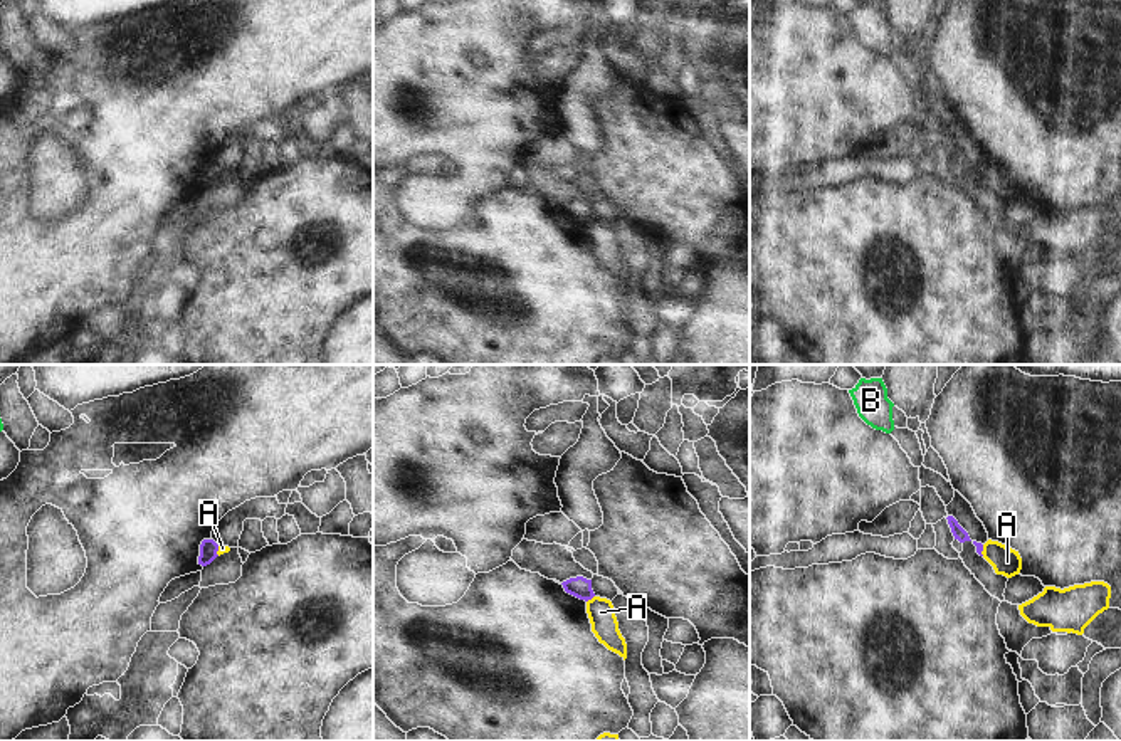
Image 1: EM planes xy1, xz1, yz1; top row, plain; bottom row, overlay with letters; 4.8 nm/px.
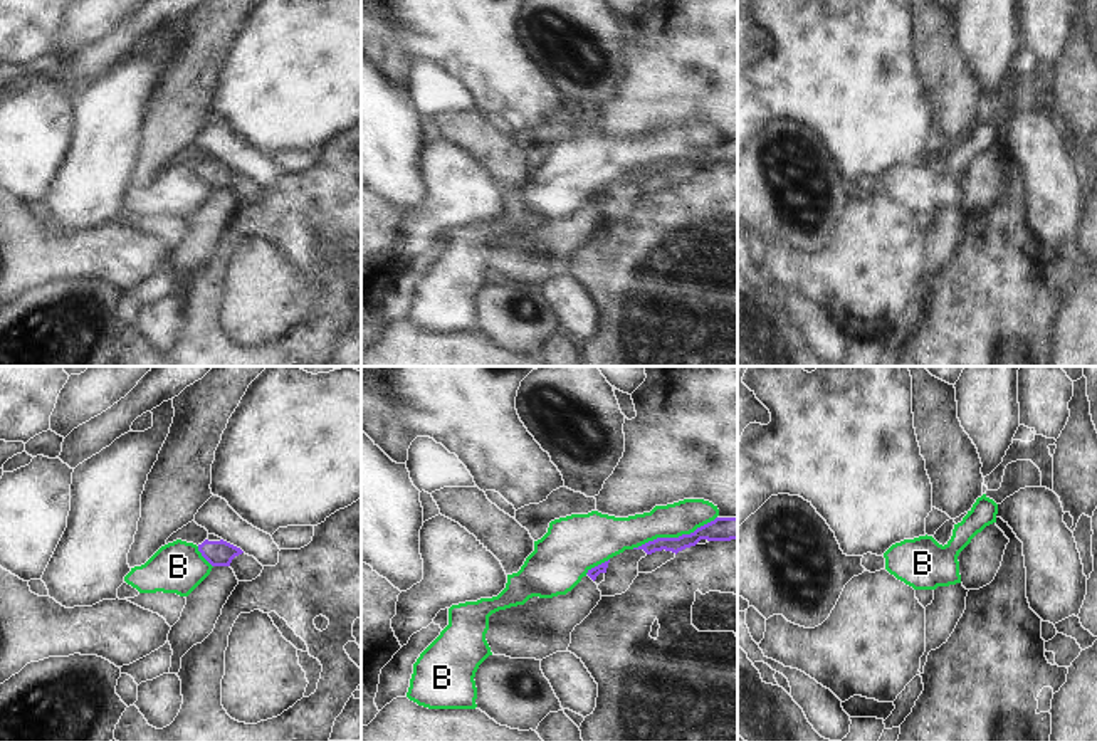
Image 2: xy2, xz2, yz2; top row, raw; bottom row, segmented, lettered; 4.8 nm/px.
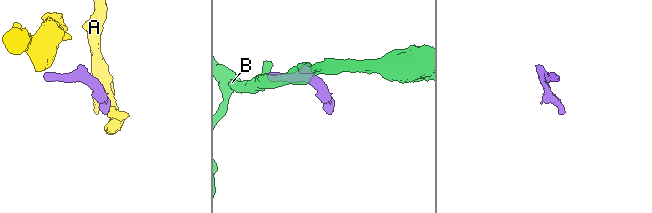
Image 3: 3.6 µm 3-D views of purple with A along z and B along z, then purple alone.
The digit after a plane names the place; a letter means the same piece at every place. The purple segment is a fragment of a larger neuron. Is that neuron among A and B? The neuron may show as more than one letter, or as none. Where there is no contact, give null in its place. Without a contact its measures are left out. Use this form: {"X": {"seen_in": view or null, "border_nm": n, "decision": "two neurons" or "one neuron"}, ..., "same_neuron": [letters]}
{"A": {"seen_in": "xz1", "border_nm": 50, "decision": "two neurons"}, "B": {"seen_in": "xz2", "border_nm": 440, "decision": "two neurons"}, "same_neuron": []}

